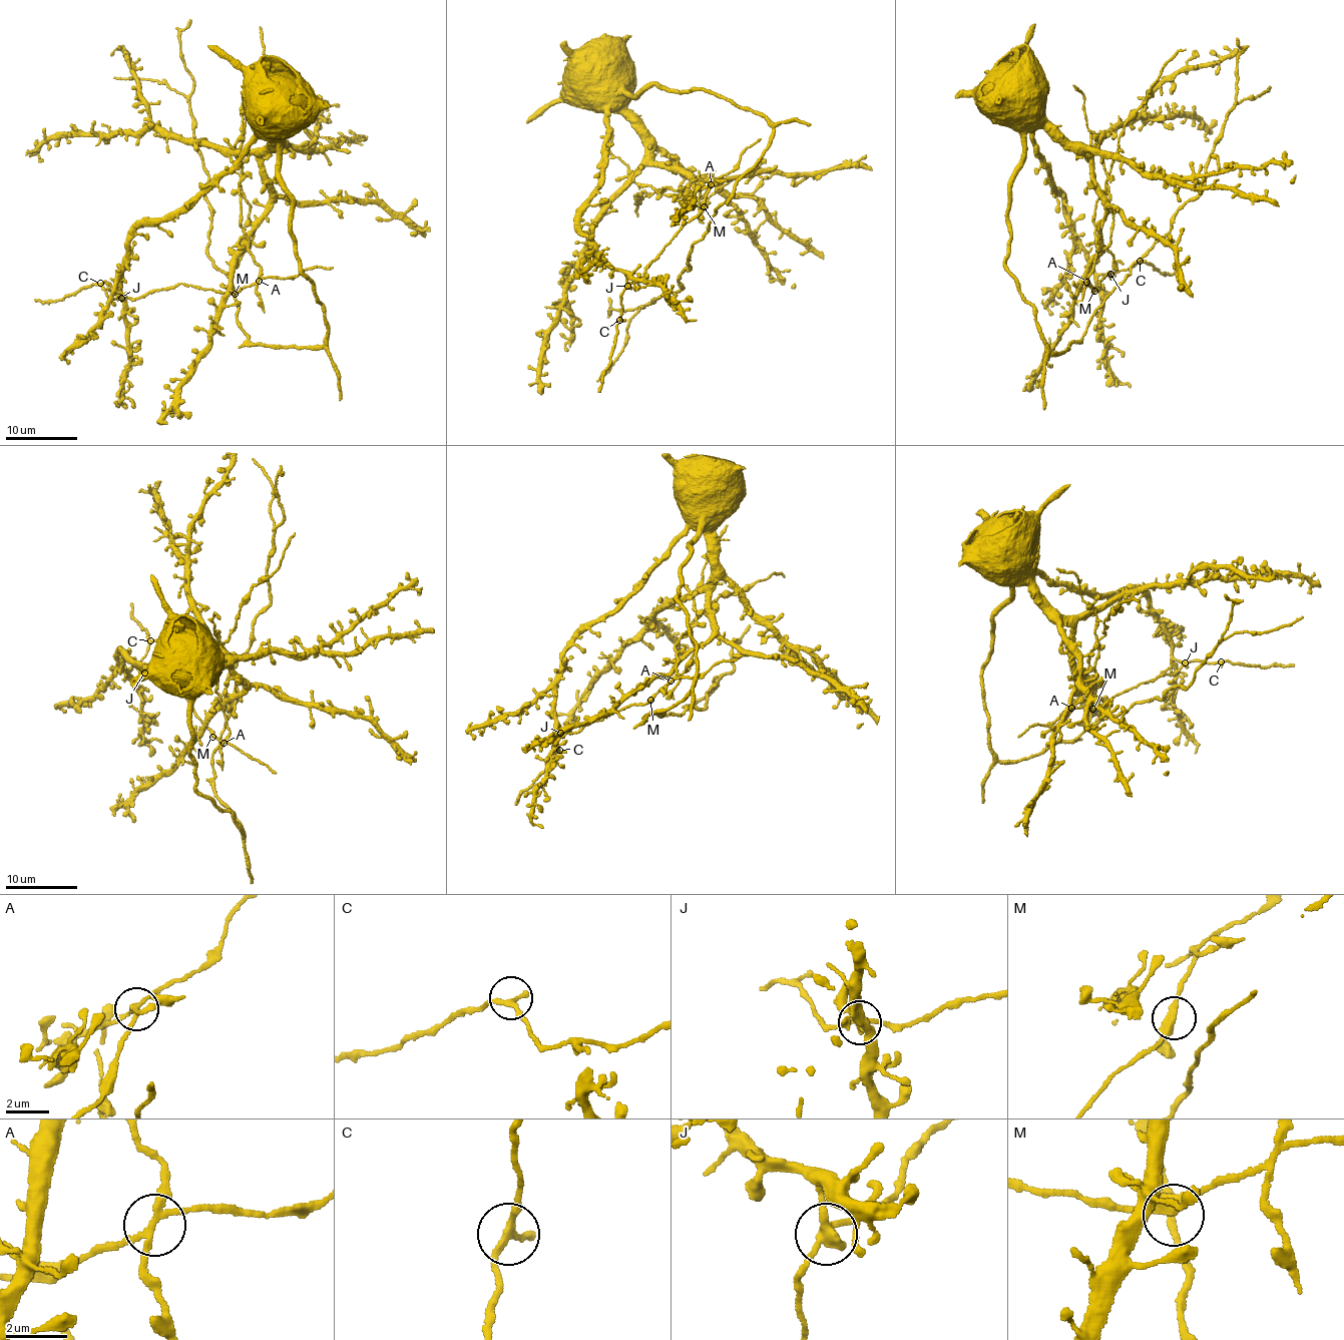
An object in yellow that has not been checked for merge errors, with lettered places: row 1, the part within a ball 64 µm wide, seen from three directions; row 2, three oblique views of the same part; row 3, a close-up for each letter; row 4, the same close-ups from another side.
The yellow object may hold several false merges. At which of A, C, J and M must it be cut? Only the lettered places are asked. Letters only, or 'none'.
A, J

